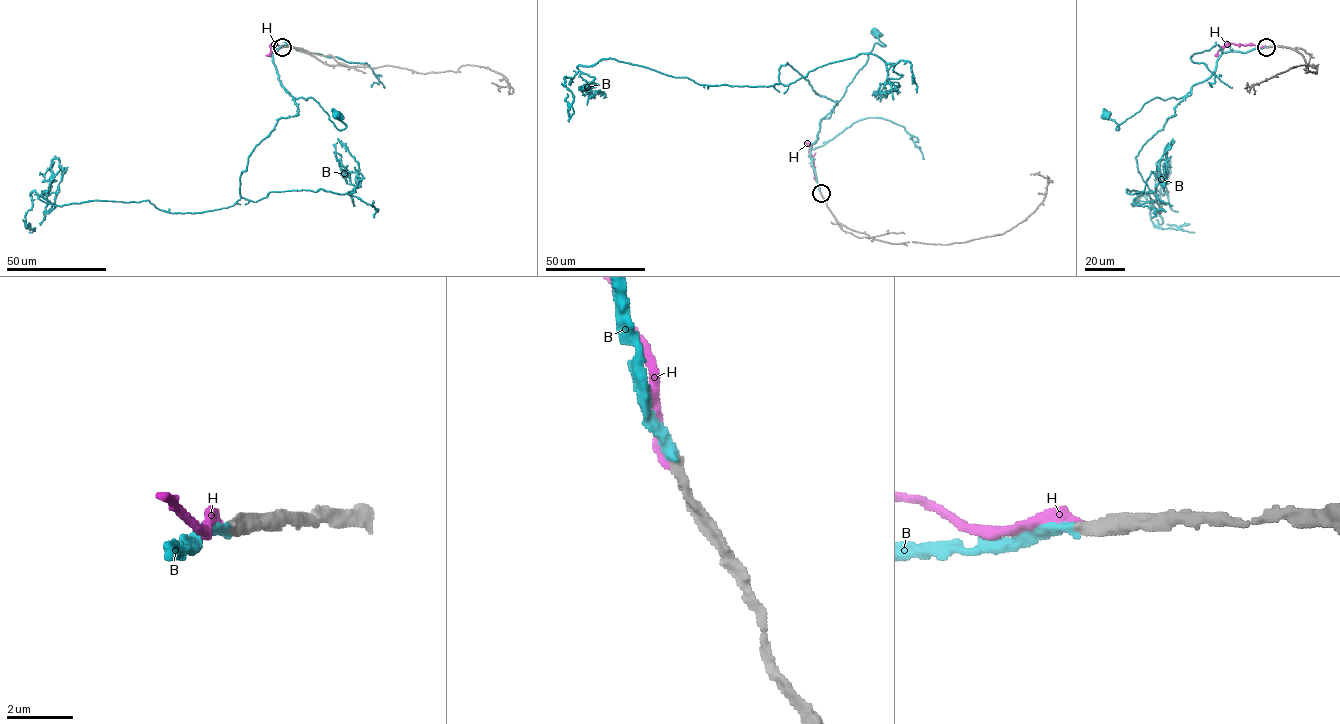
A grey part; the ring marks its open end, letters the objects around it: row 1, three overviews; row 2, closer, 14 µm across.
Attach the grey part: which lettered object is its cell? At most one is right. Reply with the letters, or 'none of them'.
B

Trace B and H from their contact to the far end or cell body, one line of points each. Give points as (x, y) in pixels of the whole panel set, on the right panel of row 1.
B: (1266, 46), (1223, 52), (1215, 71), (1185, 96), (1155, 97), (1117, 130), (1106, 115)
H: (1266, 46), (1230, 43), (1214, 56)

